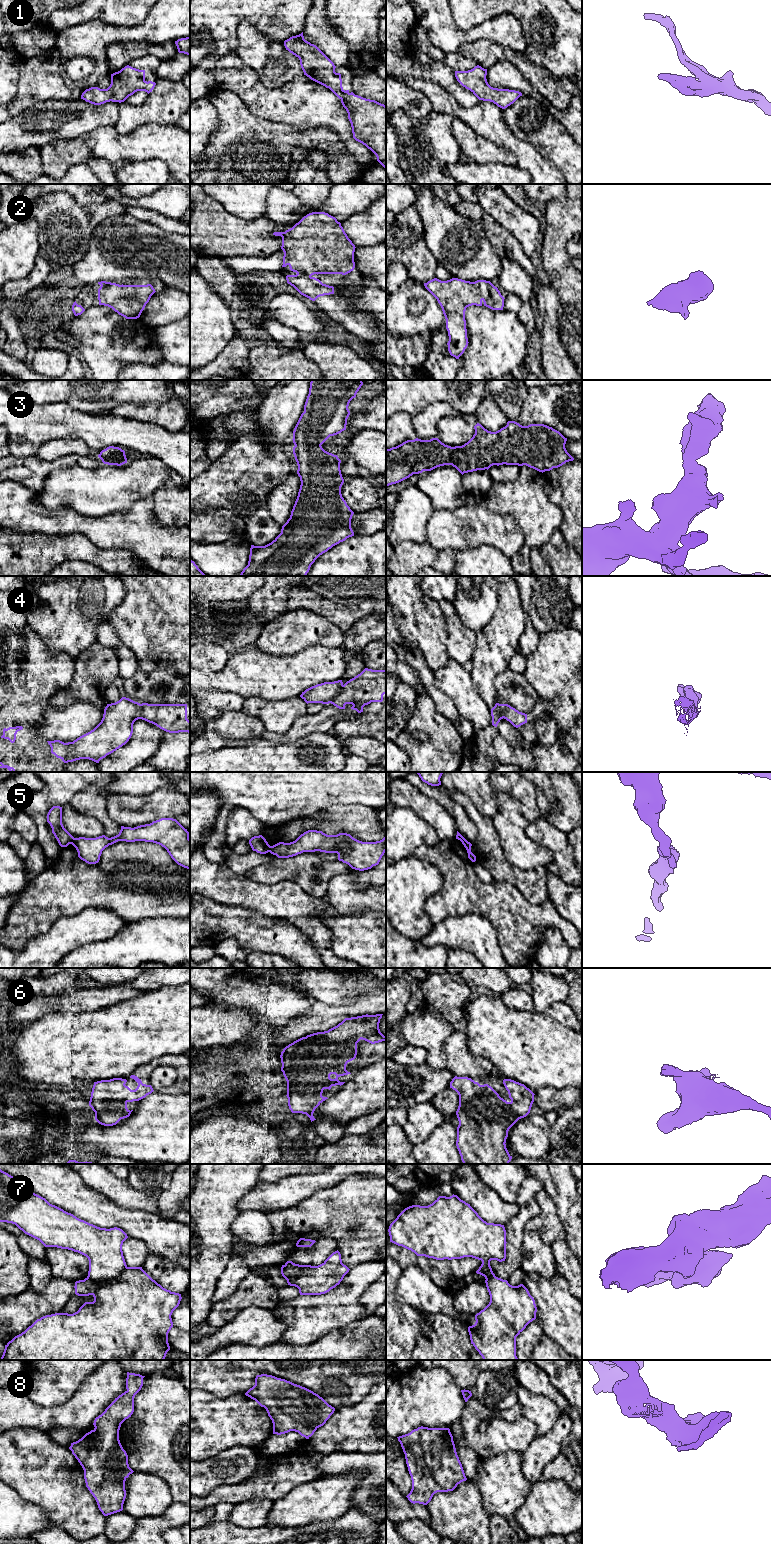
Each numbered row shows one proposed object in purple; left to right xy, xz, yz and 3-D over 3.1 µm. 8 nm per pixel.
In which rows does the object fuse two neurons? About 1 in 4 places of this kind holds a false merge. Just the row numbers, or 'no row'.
4, 5, 7

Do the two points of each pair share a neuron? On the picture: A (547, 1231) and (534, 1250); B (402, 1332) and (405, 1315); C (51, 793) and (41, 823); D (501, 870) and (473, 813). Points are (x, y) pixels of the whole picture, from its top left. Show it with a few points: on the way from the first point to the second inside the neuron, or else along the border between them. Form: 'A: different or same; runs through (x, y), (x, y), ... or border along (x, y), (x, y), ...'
A: different; border along (539, 1216), (541, 1220), (541, 1238), (550, 1245)
B: same; runs through (402, 1328), (402, 1319)
C: same; runs through (44, 800), (41, 803), (41, 816)
D: same; runs through (495, 856), (493, 850), (487, 844), (485, 827)

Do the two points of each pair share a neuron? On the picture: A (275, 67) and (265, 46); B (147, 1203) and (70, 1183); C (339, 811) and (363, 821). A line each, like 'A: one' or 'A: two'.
A: two
B: two
C: one

